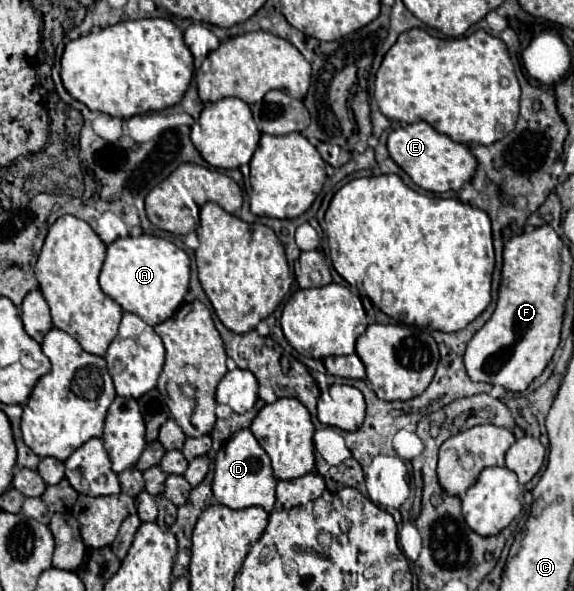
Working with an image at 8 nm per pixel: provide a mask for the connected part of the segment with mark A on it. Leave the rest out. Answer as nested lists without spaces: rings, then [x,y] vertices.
[[[124,237],[106,249],[104,267],[100,273],[102,291],[112,297],[124,311],[136,313],[144,323],[158,325],[172,317],[188,293],[190,257],[174,243],[154,237]]]

